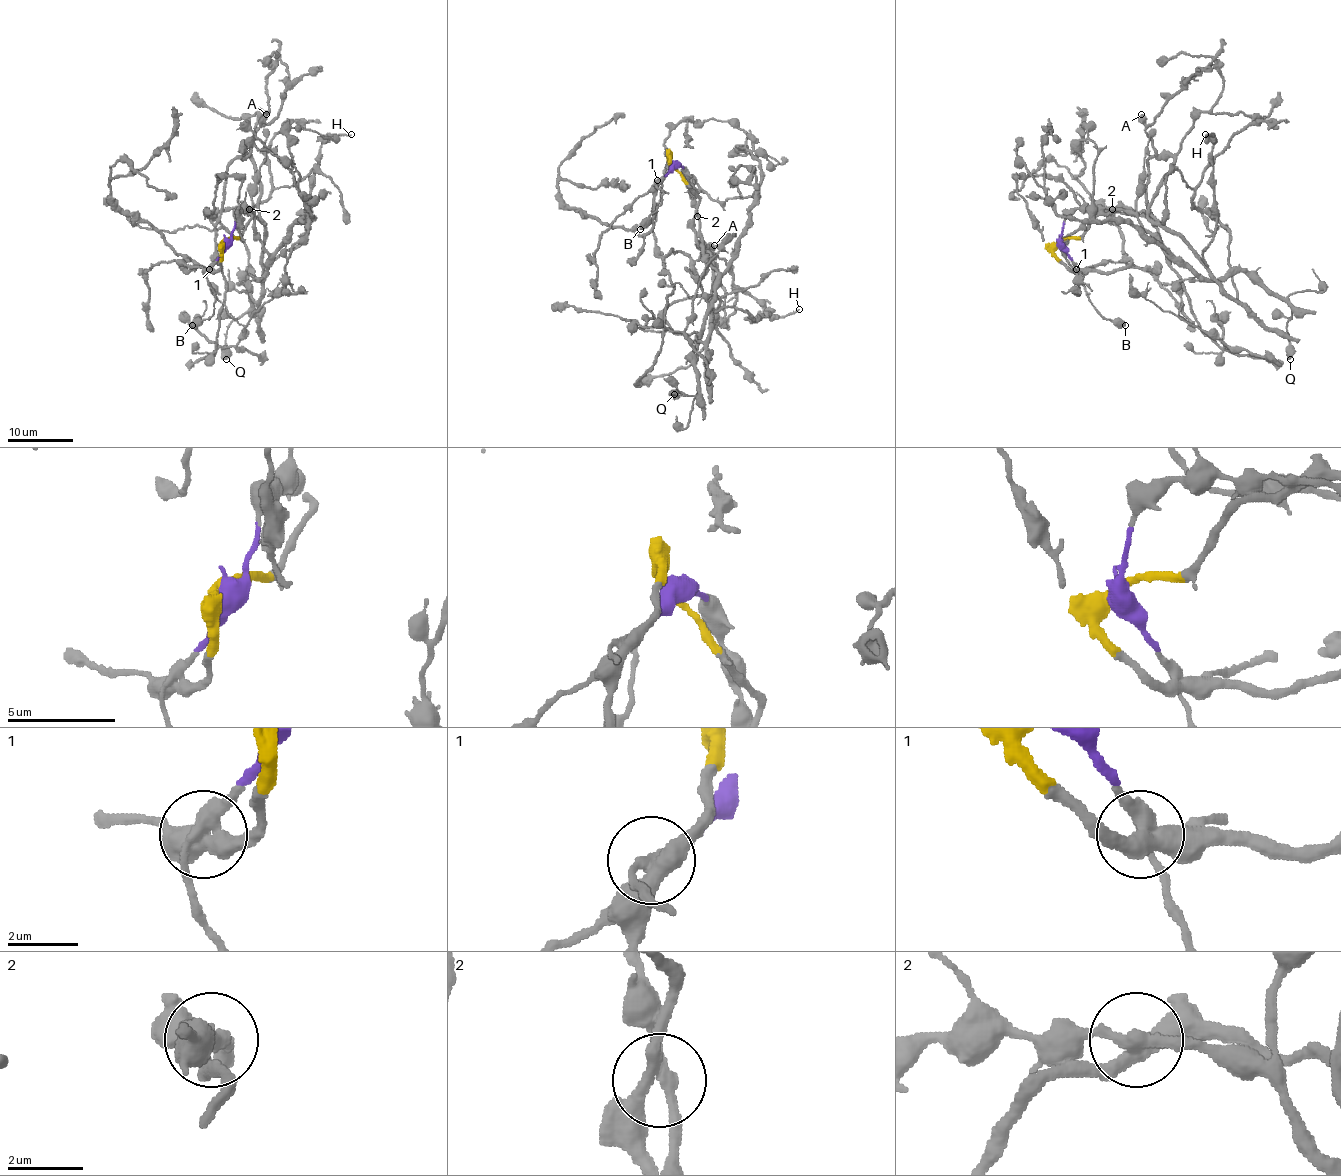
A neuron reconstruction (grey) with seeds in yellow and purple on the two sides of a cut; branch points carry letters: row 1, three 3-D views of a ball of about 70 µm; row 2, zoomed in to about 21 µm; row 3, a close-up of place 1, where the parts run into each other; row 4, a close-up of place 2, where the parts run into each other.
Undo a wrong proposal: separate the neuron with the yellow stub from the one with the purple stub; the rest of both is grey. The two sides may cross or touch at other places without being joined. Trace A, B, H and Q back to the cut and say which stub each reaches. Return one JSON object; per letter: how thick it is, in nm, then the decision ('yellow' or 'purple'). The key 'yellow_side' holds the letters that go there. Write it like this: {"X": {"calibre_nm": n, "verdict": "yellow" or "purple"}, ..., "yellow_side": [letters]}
{"A": {"calibre_nm": 500, "verdict": "yellow"}, "B": {"calibre_nm": 600, "verdict": "purple"}, "H": {"calibre_nm": 150, "verdict": "yellow"}, "Q": {"calibre_nm": 500, "verdict": "purple"}, "yellow_side": ["A", "H"]}

